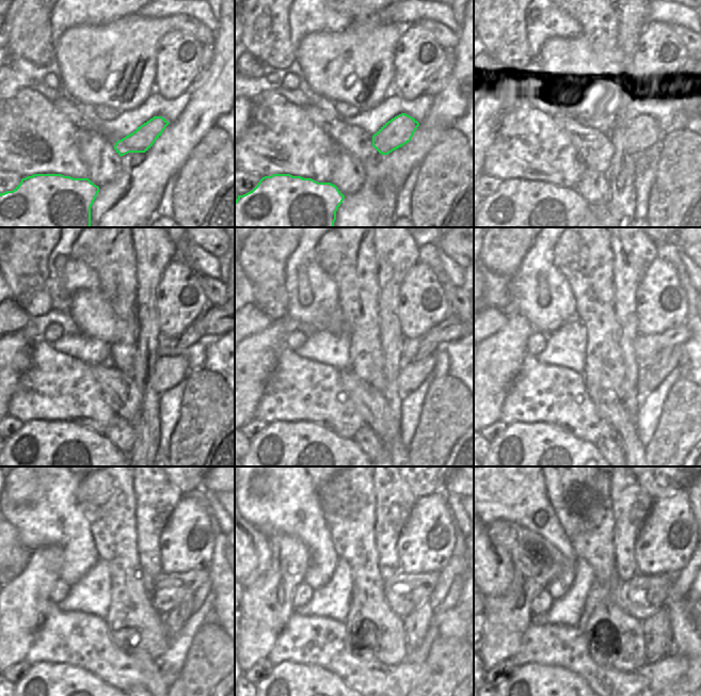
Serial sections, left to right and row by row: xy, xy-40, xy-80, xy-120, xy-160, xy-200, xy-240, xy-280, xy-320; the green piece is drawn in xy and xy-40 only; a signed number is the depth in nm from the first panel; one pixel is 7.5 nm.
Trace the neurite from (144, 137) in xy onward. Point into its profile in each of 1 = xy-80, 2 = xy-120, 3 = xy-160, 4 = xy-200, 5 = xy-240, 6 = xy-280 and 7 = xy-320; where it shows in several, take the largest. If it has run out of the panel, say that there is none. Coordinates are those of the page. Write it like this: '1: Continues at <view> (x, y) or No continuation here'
1: Continues at xy-80 (643, 130)
2: Continues at xy-120 (170, 370)
3: Continues at xy-160 (412, 375)
4: Continues at xy-200 (650, 378)
5: Continues at xy-240 (200, 596)
6: Continues at xy-280 (440, 592)
7: Continues at xy-320 (679, 589).

